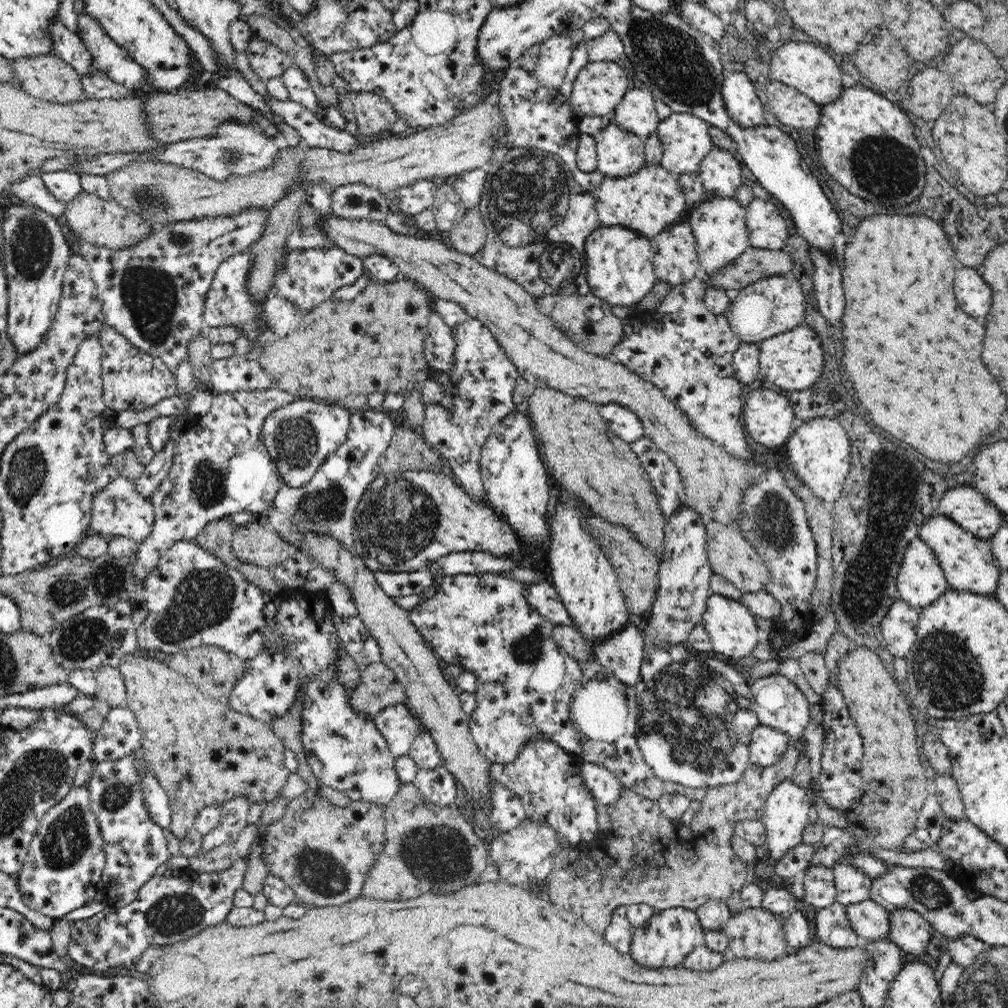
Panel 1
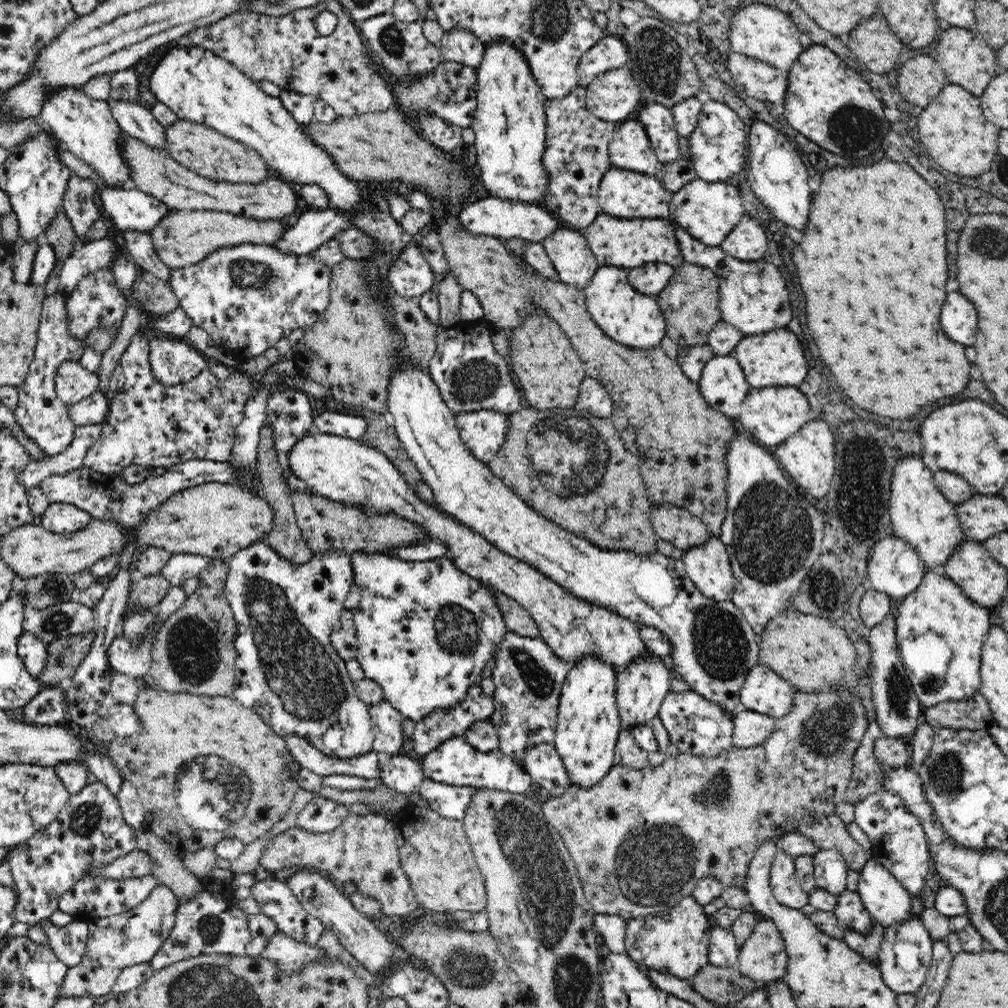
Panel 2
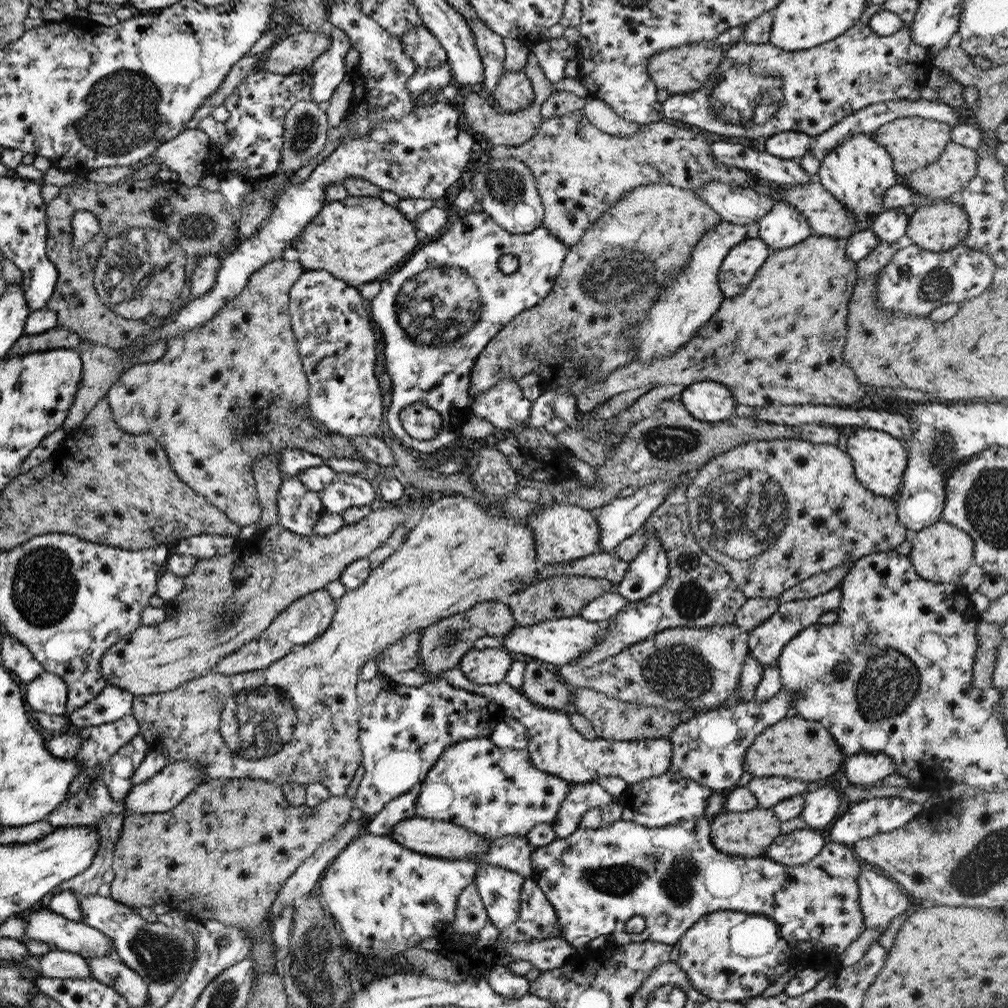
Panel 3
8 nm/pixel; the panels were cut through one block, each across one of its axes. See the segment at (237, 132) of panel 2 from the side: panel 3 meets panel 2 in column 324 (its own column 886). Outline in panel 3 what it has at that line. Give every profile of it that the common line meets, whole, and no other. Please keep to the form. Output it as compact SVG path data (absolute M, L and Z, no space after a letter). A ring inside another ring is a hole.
M858 132L837 144L825 157L820 159L820 167L816 174L818 183L834 196L845 208L848 214L854 216L856 227L854 231L869 228L871 222L880 213L882 196L895 184L895 171L892 160L881 145L873 141L870 133Z

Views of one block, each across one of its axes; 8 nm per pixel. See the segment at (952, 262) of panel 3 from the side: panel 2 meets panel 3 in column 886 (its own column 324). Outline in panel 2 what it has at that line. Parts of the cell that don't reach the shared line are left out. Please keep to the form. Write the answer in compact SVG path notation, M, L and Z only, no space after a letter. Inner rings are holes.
M243 244L224 247L190 266L170 270L169 286L178 297L179 307L186 311L194 325L203 328L212 340L226 350L242 351L246 356L260 356L271 349L282 336L296 328L319 325L330 296L332 266L326 266L315 254L294 254L276 246Z

